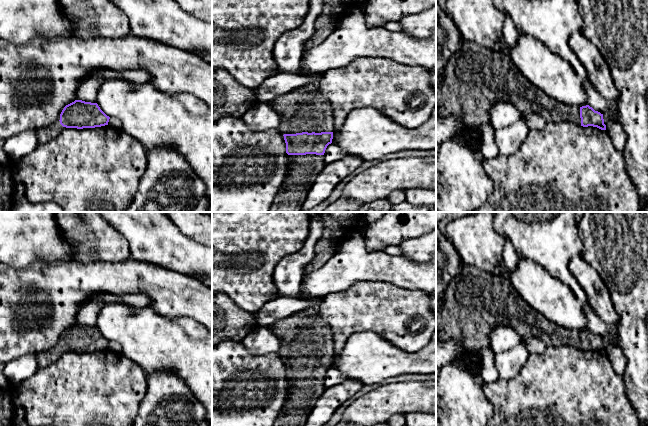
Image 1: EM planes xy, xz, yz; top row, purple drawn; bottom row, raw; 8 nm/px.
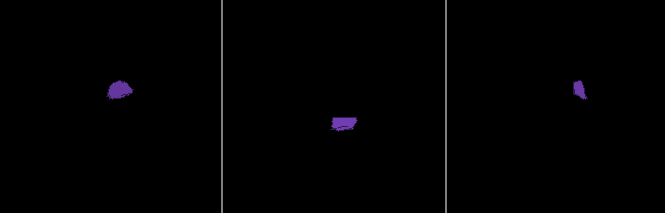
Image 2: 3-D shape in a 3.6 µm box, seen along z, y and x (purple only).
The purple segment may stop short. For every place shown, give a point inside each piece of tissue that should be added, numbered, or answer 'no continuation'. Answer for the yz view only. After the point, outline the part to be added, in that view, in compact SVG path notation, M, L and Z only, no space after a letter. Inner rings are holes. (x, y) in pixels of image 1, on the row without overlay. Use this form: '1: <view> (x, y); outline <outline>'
1: yz (474, 303); outline M463 265L442 295L442 304L436 307L436 343L455 340L465 348L479 350L489 345L489 335L499 325L508 325L514 328L522 339L535 336L541 338L547 346L568 346L581 349L580 331L567 329L547 320L521 298L508 276L493 275L473 266Z
2: yz (610, 339); outline M608 327L608 333L604 336L603 343L606 351L610 350L613 346L618 346L617 331L615 327Z

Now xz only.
1: xz (302, 334); outline M306 296L303 300L309 301L311 306L296 314L280 319L271 326L274 334L281 340L281 347L277 354L282 359L302 356L334 356L332 330L327 322L319 317L321 298Z
2: xz (302, 393); outline M289 379L288 396L274 426L304 426L325 389L323 379Z

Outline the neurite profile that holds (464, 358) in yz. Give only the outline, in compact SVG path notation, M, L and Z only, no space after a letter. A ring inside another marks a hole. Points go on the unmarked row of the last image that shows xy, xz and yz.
M463 347L454 354L452 363L460 368L467 369L471 365L475 365L476 367L481 369L482 359L480 351Z

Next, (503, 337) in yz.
M508 325L496 326L489 335L488 347L494 355L508 351L522 342L517 331Z

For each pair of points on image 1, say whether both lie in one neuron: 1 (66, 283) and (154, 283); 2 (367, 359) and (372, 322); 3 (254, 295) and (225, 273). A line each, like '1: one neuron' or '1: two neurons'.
1: one neuron
2: two neurons
3: one neuron

